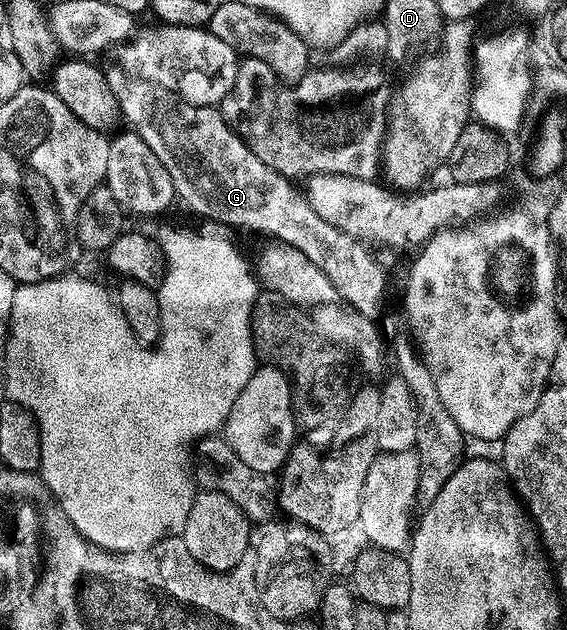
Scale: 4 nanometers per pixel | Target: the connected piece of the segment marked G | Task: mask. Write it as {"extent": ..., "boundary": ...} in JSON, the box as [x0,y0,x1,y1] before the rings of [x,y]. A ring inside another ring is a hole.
{"extent":[104,70,385,320],"boundary":[[[106,70],[104,79],[115,93],[115,101],[119,101],[124,122],[137,132],[143,141],[147,141],[147,149],[163,161],[163,169],[171,173],[173,190],[176,198],[181,199],[197,215],[210,219],[213,223],[226,223],[229,227],[242,227],[245,231],[254,231],[257,235],[266,235],[269,241],[285,243],[290,249],[303,253],[311,265],[315,265],[335,285],[335,289],[346,303],[349,303],[366,319],[376,320],[381,311],[381,298],[385,295],[385,271],[373,259],[365,256],[360,242],[340,231],[335,225],[323,221],[319,213],[311,209],[307,201],[299,199],[293,192],[294,184],[285,176],[267,166],[227,125],[217,107],[200,107],[188,103],[180,95],[171,93],[154,83],[132,78],[120,70]]]}

